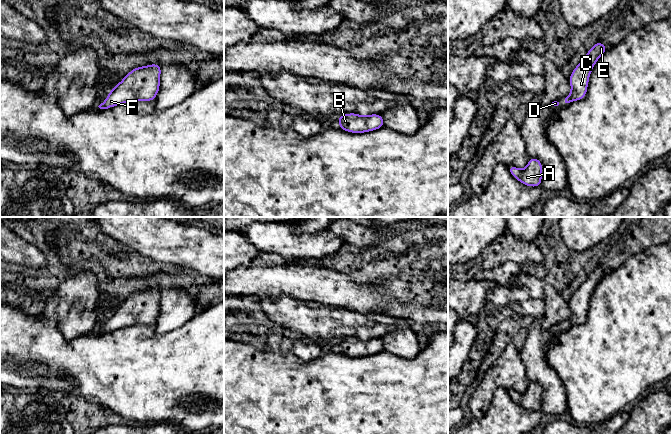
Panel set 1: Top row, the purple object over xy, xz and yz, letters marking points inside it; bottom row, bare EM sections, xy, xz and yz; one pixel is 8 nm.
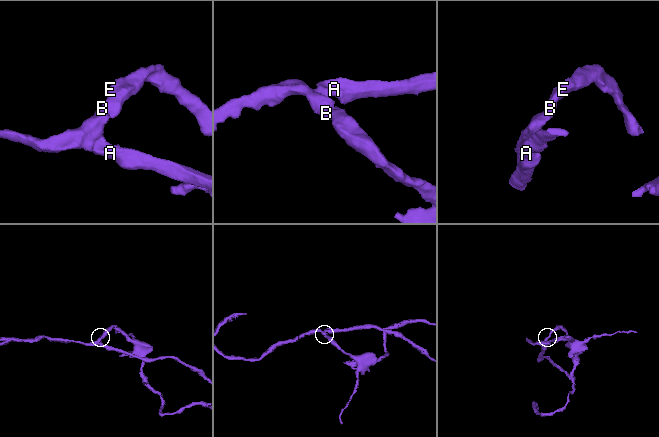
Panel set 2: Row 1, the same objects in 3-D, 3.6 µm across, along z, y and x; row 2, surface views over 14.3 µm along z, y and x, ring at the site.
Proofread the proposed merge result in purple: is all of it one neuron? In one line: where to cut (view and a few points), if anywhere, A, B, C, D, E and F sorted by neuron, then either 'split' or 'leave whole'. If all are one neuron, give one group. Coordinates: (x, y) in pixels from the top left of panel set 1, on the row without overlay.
cut none; groups A B C D E F; leave whole

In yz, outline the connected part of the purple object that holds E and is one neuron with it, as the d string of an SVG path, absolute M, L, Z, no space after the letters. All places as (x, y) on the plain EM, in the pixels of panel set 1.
M600 265L589 273L586 280L572 295L569 306L571 316L565 322L565 327L582 324L585 322L589 307L589 300L598 283L607 275L607 271Z

